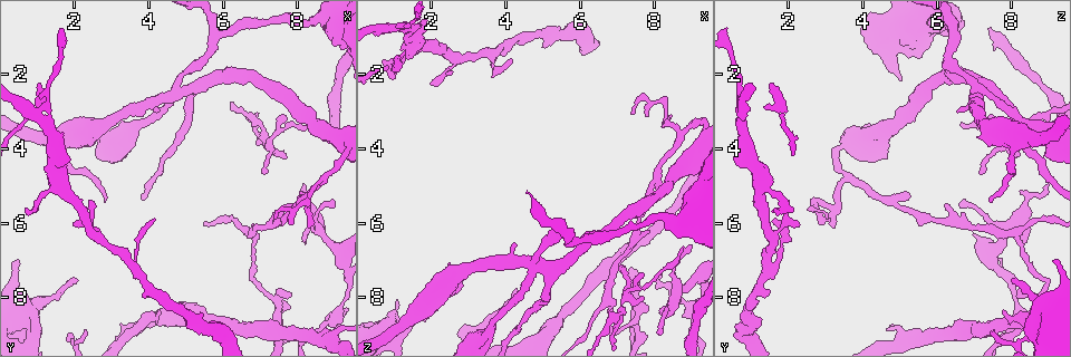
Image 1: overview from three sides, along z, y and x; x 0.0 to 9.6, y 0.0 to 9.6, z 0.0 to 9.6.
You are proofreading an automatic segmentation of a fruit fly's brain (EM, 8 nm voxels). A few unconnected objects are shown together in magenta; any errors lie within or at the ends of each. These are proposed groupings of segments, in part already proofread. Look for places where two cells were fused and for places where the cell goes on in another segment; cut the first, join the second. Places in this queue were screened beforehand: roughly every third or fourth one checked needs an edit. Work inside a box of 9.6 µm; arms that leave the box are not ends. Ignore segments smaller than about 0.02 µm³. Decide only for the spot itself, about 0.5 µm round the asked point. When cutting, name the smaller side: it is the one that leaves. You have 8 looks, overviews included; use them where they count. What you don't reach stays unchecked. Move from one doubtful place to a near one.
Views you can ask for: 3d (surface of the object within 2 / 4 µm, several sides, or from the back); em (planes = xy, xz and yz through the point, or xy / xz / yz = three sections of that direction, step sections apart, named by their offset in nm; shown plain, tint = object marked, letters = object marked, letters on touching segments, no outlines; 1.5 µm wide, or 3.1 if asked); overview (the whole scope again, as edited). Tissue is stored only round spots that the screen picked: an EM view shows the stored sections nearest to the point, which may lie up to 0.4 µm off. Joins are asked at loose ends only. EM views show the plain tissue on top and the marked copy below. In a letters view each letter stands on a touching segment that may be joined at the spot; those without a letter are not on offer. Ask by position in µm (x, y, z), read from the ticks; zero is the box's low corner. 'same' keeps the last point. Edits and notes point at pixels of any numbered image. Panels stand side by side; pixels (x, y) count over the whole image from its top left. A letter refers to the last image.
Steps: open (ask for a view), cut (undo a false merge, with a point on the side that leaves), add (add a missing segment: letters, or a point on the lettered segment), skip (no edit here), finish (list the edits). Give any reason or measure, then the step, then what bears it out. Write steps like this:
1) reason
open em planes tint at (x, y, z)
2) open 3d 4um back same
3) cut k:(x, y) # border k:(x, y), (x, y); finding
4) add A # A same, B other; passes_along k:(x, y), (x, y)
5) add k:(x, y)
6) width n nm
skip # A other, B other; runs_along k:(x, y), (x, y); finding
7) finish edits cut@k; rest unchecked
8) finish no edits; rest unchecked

thin end
open 3d 2um at (8.20, 6.50, 8.35)

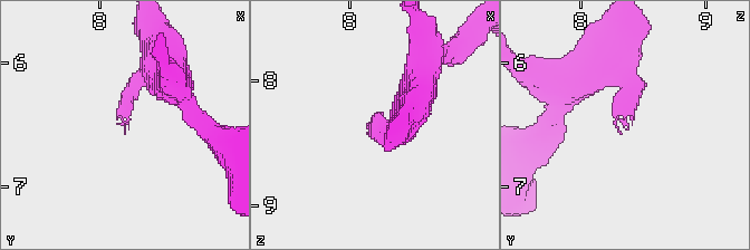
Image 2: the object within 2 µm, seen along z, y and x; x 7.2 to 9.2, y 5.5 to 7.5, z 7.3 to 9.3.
now the EM
open em planes letters at (8.22, 6.50, 8.32)

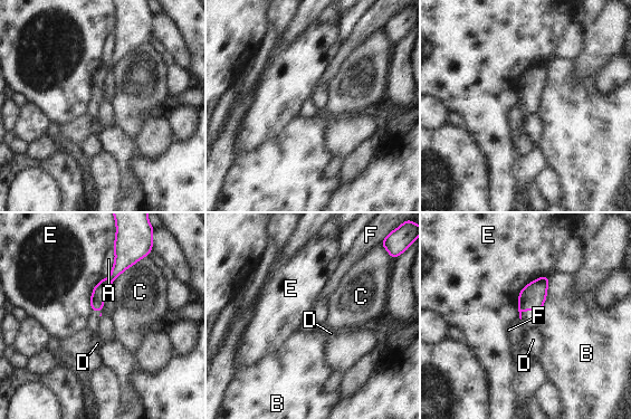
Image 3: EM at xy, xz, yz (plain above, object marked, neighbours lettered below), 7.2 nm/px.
skip # A other, B other, C other, D other, E other, F other; none of them fits

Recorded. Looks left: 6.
tapers out
open 3d 2um at (7.30, 4.60, 7.15)

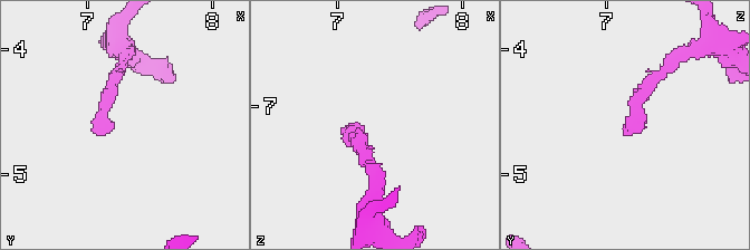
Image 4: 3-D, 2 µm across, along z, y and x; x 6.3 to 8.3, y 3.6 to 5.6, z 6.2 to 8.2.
open em xz step 4 letters at (7.22, 4.60, 7.18)

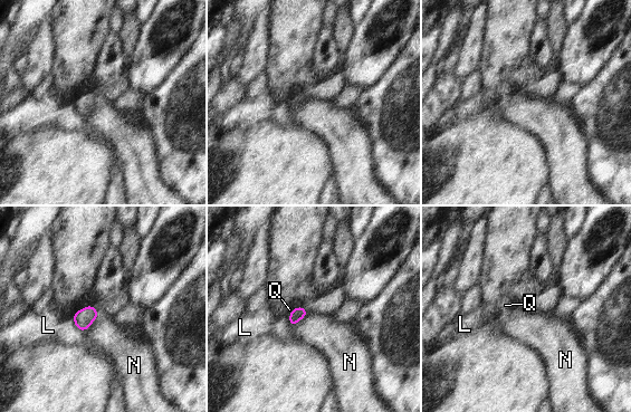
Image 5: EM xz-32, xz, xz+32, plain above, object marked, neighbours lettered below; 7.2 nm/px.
skip # L other, N other, Q other; border 5:(99, 314), (84, 331); none of them fits

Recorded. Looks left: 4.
branch stops here
open 3d 4um at (4.35, 8.40, 7.80)

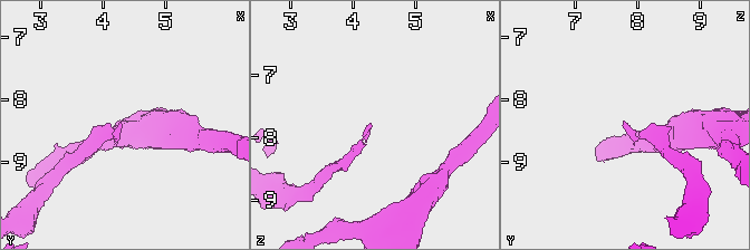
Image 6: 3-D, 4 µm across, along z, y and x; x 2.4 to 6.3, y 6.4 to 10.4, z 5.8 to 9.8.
open em planes letters at (4.35, 8.40, 7.75)

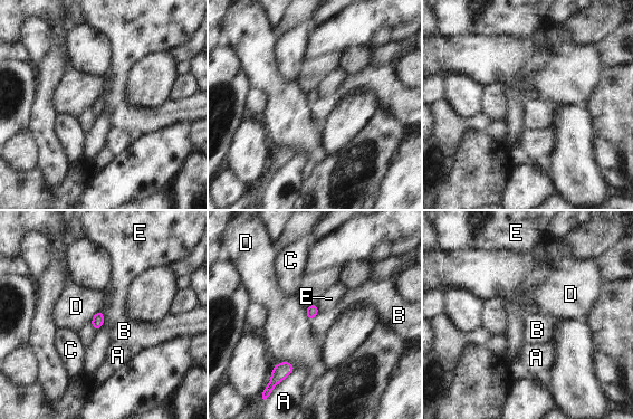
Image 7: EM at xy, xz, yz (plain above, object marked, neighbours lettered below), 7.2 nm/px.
add 7:(322, 322) # A other, B same, C other, D other, E other; passes_along 7:(312, 311), (315, 315), (322, 322); the cell continues

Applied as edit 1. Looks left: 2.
finish edits add@7; rest unchecked

